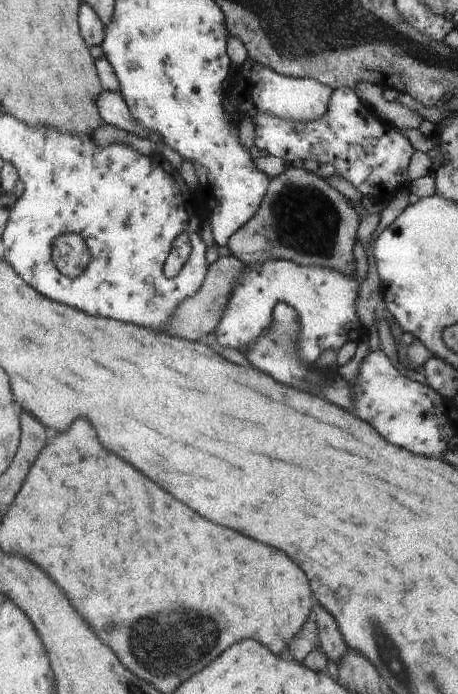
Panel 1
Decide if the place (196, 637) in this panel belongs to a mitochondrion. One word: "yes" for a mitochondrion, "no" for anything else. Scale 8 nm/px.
yes

